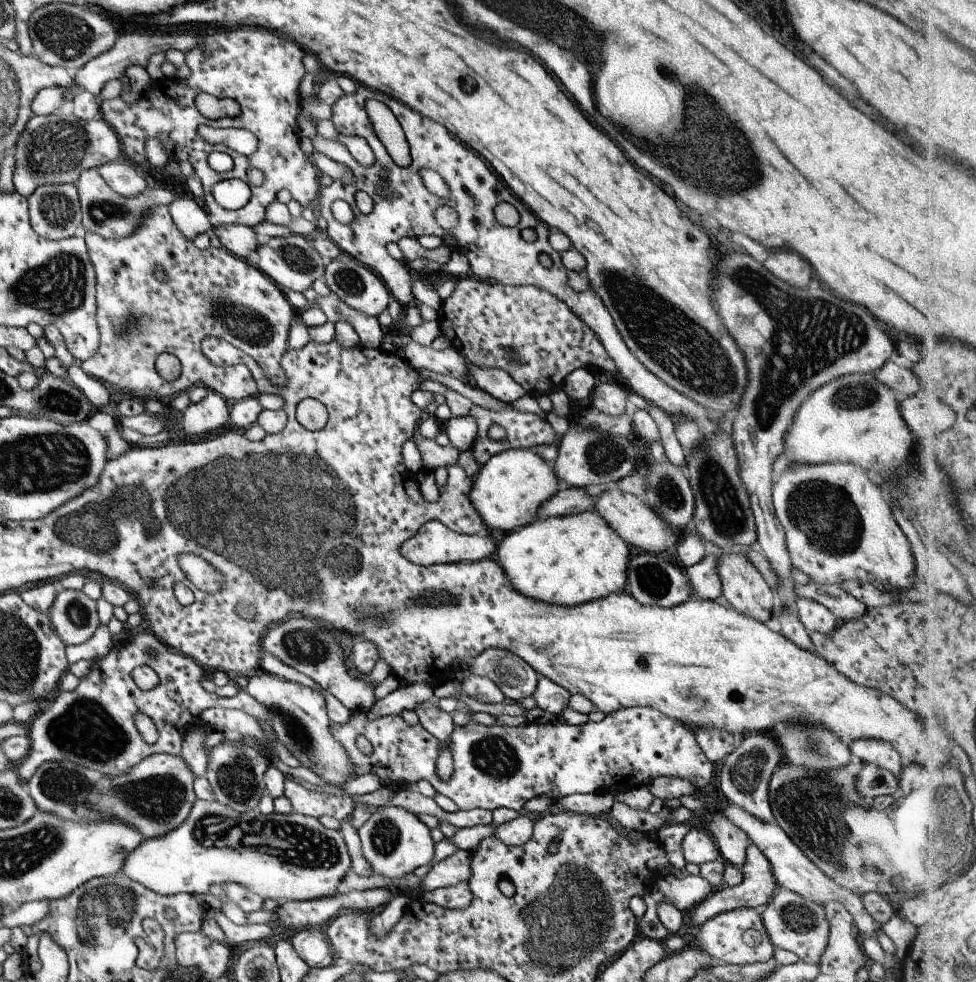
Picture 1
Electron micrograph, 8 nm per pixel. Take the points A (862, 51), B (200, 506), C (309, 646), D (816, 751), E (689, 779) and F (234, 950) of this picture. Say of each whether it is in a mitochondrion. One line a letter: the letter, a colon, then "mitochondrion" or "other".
A: other
B: mitochondrion
C: mitochondrion
D: mitochondrion
E: other
F: other

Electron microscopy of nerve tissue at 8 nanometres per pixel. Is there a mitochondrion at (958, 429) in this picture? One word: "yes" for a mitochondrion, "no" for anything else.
no

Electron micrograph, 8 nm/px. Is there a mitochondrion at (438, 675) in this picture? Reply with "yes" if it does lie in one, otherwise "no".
no

